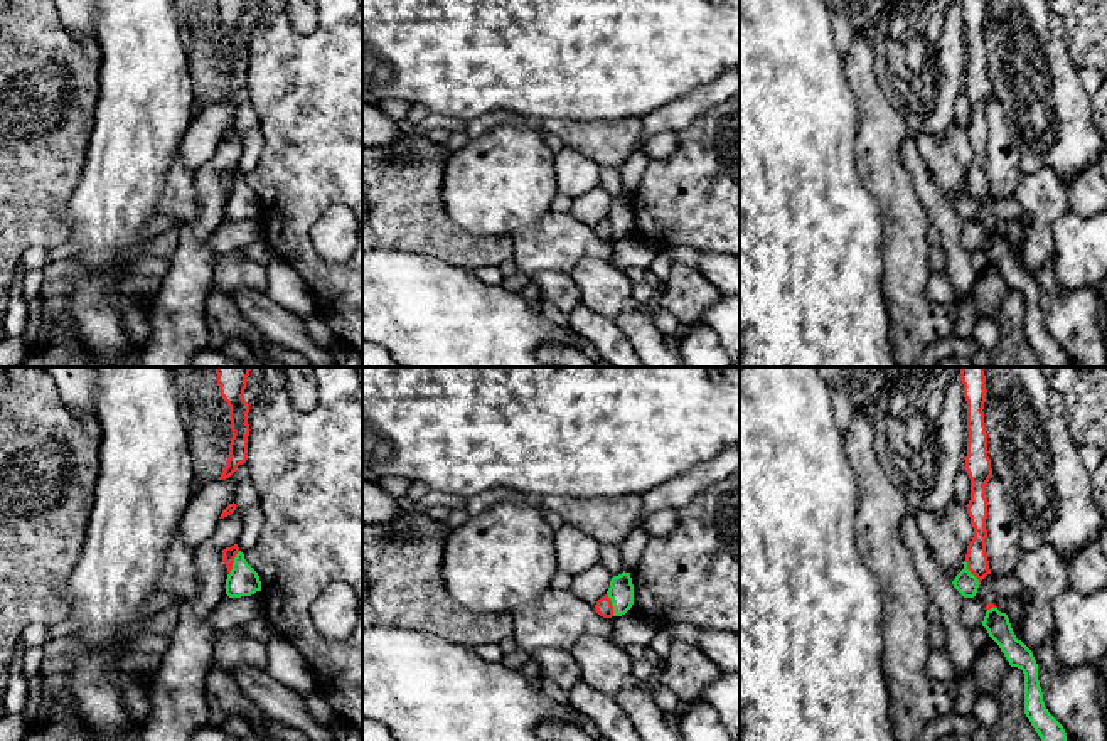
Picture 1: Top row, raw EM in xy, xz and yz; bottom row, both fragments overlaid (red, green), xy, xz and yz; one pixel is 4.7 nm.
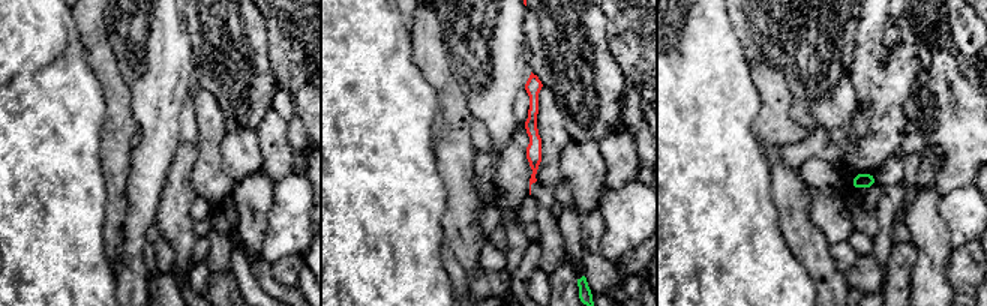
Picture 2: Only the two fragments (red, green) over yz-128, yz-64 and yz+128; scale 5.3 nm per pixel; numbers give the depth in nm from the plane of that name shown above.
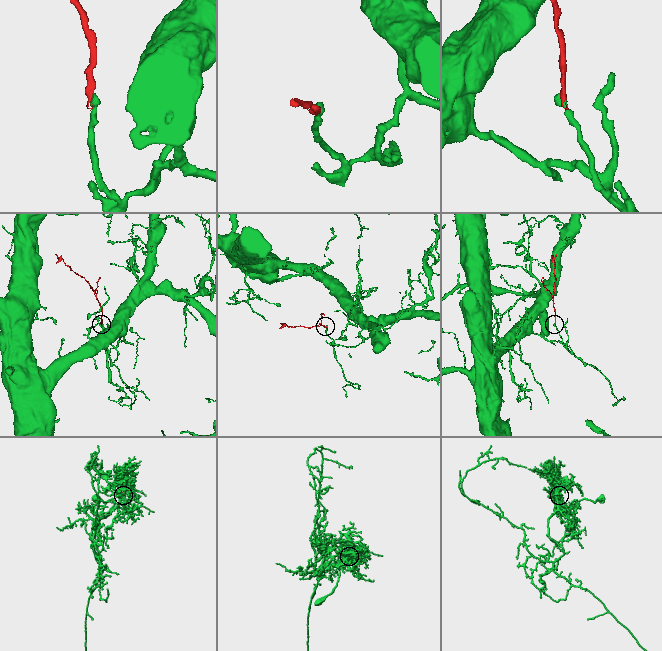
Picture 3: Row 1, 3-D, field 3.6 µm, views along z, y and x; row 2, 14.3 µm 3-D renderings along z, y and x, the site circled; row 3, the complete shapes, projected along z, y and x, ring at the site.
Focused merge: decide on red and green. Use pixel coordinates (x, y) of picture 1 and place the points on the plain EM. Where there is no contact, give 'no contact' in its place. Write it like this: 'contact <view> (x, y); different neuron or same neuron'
contact yz (971, 196); different neuron

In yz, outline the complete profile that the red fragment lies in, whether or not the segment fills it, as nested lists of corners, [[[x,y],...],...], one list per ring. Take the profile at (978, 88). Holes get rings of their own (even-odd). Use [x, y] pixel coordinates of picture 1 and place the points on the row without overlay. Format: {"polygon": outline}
{"polygon": [[[960,0],[964,20],[967,24],[967,79],[965,89],[971,101],[971,123],[965,128],[974,150],[974,160],[967,168],[965,185],[971,197],[981,205],[974,221],[986,227],[986,232],[997,231],[994,214],[994,199],[989,192],[986,177],[986,141],[987,121],[986,108],[992,99],[991,83],[987,79],[987,56],[984,49],[986,0]]]}

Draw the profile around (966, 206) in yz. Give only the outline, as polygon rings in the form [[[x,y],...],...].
[[[964,184],[964,192],[955,199],[952,207],[964,221],[974,221],[981,205],[967,192],[967,185]]]

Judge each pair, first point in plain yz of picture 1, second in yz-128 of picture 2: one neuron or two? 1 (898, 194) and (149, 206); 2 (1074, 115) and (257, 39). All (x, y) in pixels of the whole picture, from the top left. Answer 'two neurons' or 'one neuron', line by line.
1: two neurons
2: one neuron

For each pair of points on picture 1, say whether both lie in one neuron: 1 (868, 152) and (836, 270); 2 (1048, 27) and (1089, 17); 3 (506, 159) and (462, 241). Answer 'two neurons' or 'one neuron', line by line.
1: two neurons
2: two neurons
3: two neurons

